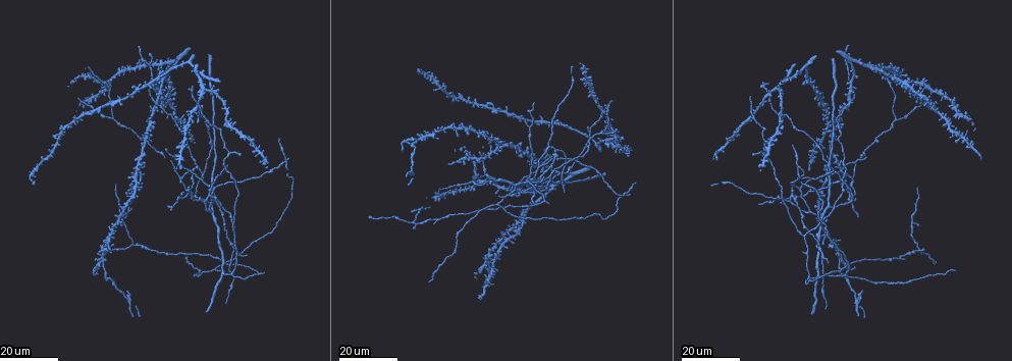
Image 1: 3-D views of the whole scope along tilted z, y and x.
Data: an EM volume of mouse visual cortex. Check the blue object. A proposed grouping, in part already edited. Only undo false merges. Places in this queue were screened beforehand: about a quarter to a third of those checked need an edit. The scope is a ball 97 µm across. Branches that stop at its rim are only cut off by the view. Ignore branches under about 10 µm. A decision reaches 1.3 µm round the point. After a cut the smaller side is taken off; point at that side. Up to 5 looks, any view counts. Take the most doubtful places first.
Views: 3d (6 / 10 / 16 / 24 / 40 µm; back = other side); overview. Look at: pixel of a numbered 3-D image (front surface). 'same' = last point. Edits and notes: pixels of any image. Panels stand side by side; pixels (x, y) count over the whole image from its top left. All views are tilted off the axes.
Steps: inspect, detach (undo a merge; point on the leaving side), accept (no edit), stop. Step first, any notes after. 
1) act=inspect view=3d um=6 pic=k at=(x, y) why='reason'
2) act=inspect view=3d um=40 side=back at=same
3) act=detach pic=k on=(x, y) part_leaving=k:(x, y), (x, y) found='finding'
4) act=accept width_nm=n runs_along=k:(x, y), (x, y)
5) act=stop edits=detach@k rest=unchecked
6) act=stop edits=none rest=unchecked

act=inspect view=3d um=16 pic=1 at=(839, 178) why='side arm on a straight run'

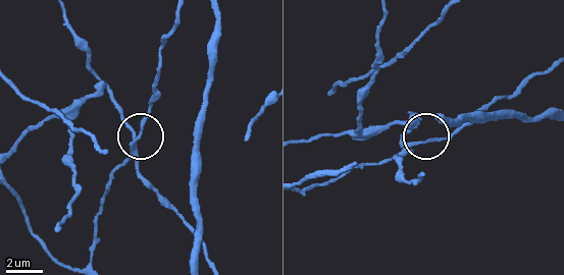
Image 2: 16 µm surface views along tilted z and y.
act=inspect view=3d um=6 pic=2 at=(131, 142) why='closer look'

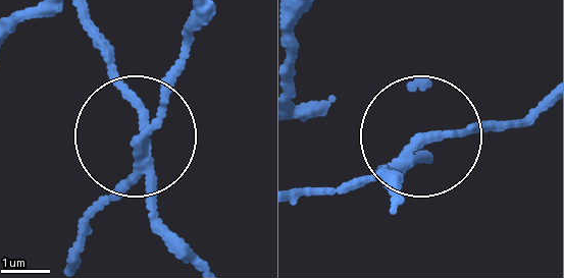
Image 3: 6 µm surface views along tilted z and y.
act=accept arms=3 runs_along=3:(86, 30), (139, 114), (133, 144), (168, 242) found='all the same neuron'

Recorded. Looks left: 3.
act=inspect view=3d um=16 pic=1 at=(524, 181) why='arms part here'

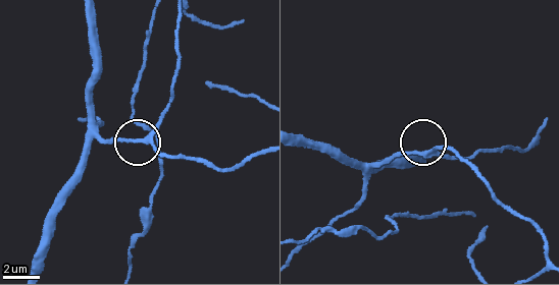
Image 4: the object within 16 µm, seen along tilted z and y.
act=inspect view=3d um=10 pic=4 at=(431, 151)

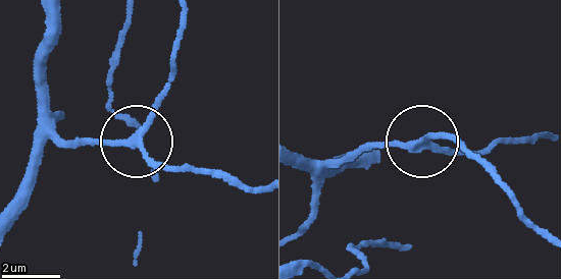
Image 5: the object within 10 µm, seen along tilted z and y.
act=accept width_nm=230 runs_along=5:(177, 21), (173, 78), (143, 136), (133, 144), (72, 138) found='one neuron here'

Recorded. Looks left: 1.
act=stop edits=none rest=unchecked

